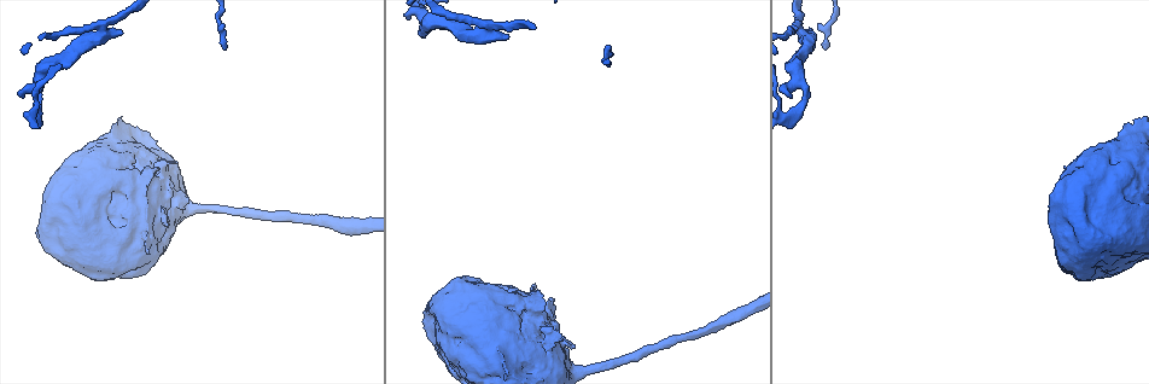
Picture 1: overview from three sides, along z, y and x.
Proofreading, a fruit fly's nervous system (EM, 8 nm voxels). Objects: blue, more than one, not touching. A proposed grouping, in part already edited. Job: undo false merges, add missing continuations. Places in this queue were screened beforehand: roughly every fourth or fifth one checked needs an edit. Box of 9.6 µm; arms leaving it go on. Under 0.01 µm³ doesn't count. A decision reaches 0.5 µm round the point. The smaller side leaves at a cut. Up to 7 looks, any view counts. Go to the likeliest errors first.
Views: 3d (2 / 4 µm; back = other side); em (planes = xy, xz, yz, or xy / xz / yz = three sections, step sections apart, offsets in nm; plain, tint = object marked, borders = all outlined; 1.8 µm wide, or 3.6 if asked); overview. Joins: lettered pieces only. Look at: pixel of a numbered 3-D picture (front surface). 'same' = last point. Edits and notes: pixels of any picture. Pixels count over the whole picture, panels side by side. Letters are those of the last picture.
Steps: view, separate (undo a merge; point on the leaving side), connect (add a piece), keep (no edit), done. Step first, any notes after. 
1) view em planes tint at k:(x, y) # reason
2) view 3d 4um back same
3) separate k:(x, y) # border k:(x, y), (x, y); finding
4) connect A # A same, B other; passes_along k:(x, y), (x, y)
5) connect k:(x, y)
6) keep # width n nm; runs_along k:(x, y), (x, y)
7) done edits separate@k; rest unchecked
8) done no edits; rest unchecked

view em planes tint at 1:(408, 19) # branch stops here

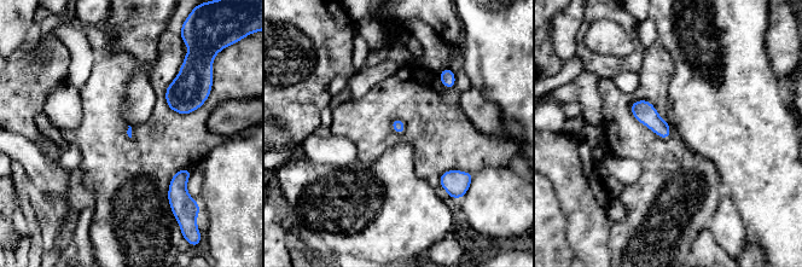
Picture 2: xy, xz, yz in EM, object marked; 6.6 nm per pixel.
view em planes borders same # see the neighbours

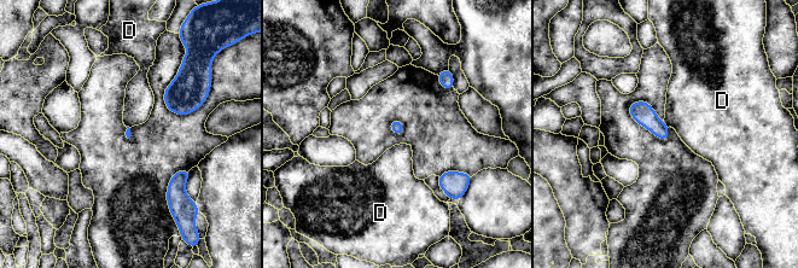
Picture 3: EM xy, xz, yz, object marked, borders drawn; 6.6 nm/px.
keep # longest_contact D 60 nm; D other; none of them fits

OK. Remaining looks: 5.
view em xy step 8 borders at 1:(508, 364) # touches itself

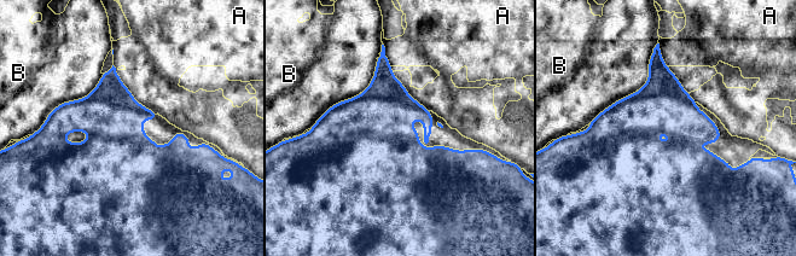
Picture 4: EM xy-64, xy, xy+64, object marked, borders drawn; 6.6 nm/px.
keep # A other, B other; border 4:(112, 65), (133, 98), (156, 114); one neuron here

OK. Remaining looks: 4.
view em planes tint at 1:(800, 30) # thick turns thin

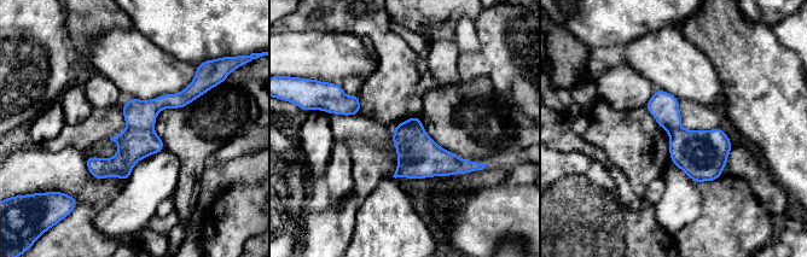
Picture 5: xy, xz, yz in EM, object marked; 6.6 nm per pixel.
view em planes borders same # see the neighbours

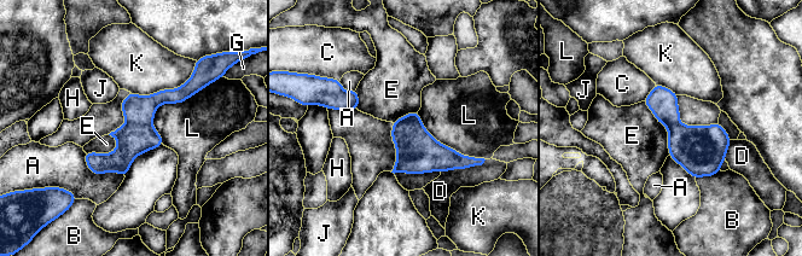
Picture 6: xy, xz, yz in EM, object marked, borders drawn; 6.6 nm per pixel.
separate 6:(137, 109) # longest_contact L 500 nm; A other, B other, C other, D other, E other, G other, H other, J other, K other, L other; border 6:(126, 122), (151, 124); two neurons meet here

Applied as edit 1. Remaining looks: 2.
done edits separate@6; rest unchecked

